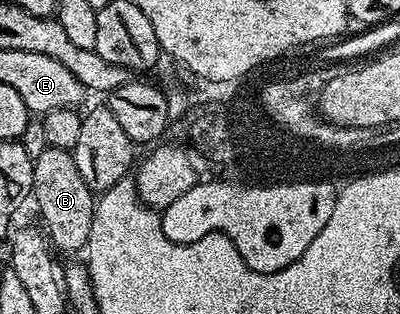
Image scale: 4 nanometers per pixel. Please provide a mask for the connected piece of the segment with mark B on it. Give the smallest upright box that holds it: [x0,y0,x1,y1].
[32,145,97,254]

